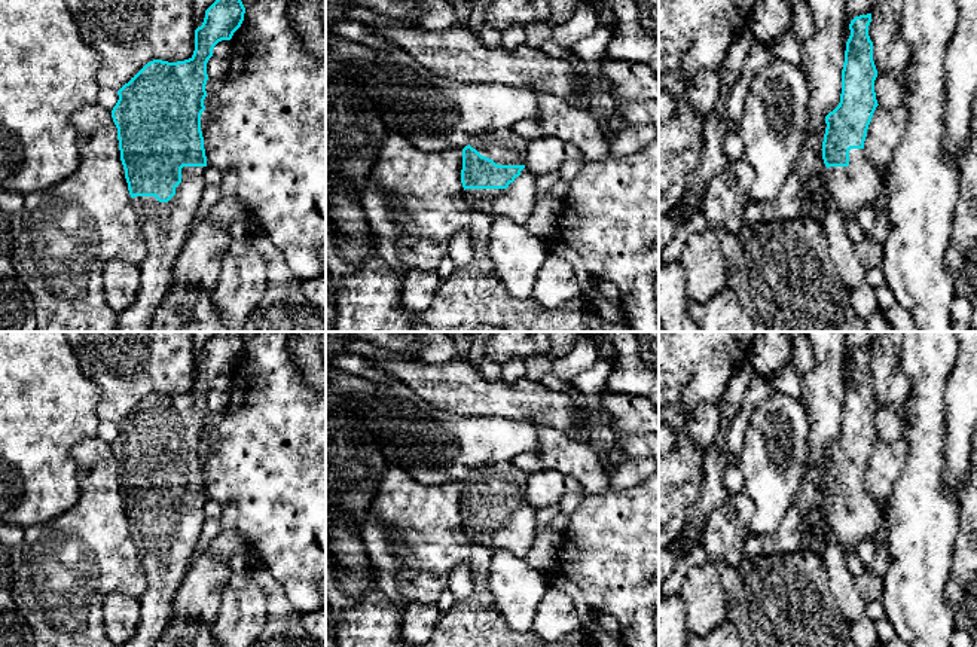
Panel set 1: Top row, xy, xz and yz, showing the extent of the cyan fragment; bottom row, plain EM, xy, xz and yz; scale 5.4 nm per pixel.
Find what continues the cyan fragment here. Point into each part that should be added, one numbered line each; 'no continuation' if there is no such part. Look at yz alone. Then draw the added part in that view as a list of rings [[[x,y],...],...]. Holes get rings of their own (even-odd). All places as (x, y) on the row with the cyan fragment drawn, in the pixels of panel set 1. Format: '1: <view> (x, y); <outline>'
1: yz (860, 183); [[[851,149],[848,167],[830,167],[825,173],[825,184],[845,219],[855,217],[865,205],[874,205],[880,196],[882,173],[870,164],[864,149]]]

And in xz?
1: xz (516, 203); [[[523,168],[507,189],[465,189],[465,195],[474,210],[491,217],[504,216],[525,225],[534,210],[538,192],[535,176]]]

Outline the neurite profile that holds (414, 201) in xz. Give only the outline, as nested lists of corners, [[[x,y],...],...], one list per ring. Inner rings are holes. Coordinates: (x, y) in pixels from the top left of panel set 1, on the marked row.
[[[388,132],[360,198],[370,236],[387,265],[421,272],[437,269],[439,262],[448,256],[452,236],[468,228],[474,211],[461,183],[461,170],[462,149],[421,152],[404,137]]]

